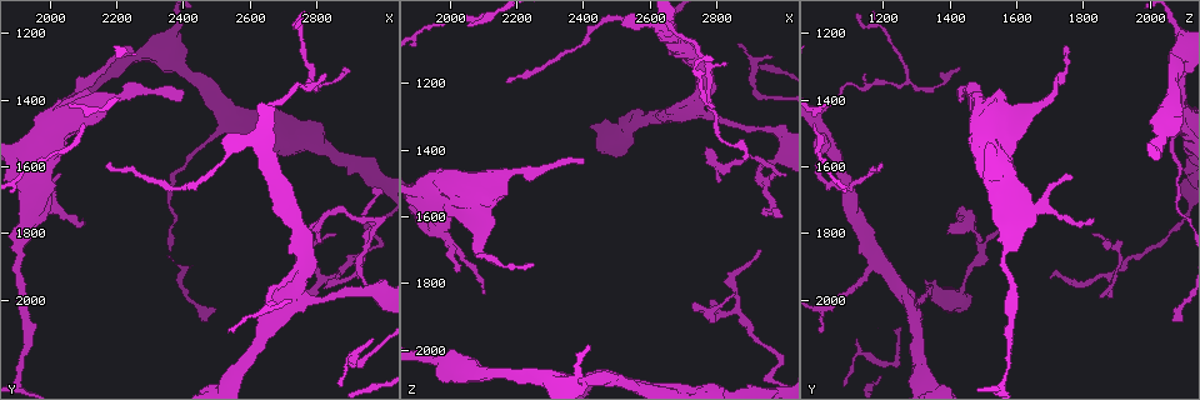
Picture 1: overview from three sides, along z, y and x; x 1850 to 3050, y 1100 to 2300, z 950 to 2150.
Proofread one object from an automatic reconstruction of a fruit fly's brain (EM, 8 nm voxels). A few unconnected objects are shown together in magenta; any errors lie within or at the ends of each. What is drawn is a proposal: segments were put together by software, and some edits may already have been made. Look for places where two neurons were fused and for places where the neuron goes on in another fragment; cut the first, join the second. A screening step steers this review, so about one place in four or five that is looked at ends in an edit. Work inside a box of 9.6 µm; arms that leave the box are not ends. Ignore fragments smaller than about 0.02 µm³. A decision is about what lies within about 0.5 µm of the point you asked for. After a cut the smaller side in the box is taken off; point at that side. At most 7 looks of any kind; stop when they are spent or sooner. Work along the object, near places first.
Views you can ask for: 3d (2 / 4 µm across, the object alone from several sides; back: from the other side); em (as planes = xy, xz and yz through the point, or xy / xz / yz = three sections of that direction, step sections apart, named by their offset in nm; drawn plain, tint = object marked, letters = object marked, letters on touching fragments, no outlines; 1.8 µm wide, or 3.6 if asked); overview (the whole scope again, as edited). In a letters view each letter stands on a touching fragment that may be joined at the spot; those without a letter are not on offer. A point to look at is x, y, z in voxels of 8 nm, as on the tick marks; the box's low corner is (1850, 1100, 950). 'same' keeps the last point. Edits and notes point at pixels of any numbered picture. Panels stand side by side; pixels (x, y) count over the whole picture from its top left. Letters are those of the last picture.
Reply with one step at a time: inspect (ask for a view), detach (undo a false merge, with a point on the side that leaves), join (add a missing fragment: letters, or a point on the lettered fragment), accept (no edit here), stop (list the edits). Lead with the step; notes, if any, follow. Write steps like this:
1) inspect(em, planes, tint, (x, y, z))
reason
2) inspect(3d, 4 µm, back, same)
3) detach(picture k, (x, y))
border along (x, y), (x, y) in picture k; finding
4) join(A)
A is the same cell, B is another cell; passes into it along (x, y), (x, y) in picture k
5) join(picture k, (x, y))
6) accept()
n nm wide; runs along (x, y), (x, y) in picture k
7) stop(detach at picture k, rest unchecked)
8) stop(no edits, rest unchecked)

inspect(em, xz, step 8, letters, (2510, 1410, 2090))
arms part here

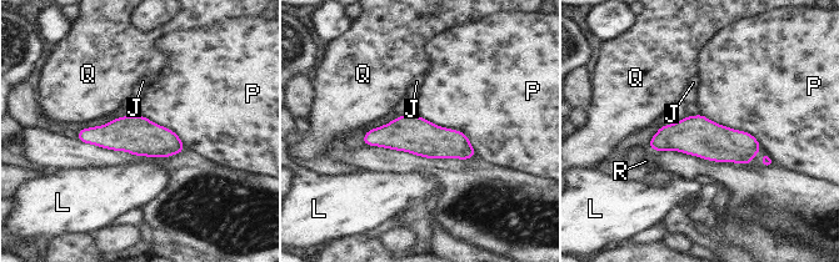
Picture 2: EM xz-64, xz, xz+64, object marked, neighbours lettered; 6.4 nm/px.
accept()
J, L, P, Q and R are other cells; one neuron here

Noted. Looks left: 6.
inspect(3d, 2 µm, back, (2410, 1390, 1430))
long arm stops here

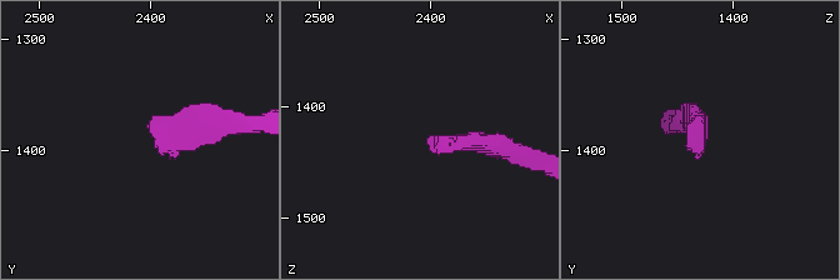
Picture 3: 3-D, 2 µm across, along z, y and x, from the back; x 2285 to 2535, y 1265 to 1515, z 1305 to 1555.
inspect(em, planes, plain, (2400, 1392, 1440))

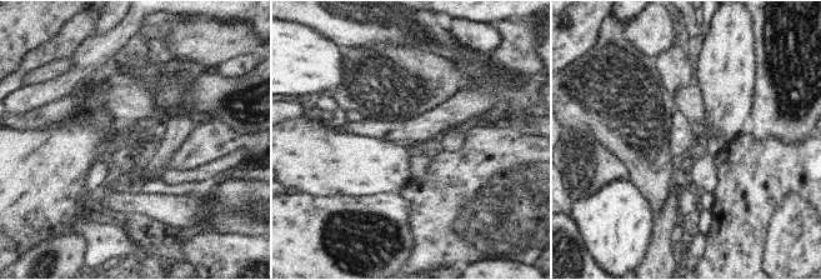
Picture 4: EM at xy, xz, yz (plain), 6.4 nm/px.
inspect(em, planes, letters, same)

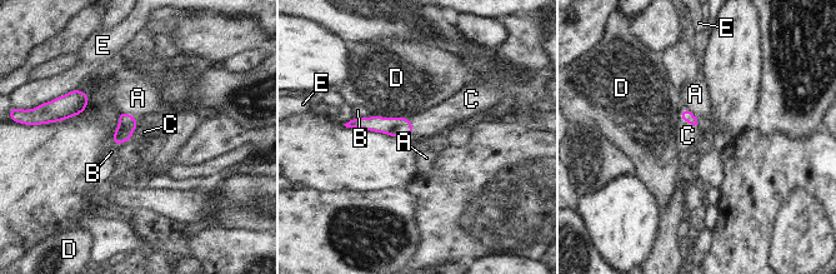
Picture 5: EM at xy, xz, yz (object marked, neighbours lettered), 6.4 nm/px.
join(picture 5, (447, 113))
C is the same cell, A, B, D and E are other cells; passes into it along (396, 126), (413, 128), (447, 113) in picture 5; it goes on there

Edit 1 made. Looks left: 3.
inspect(overview)

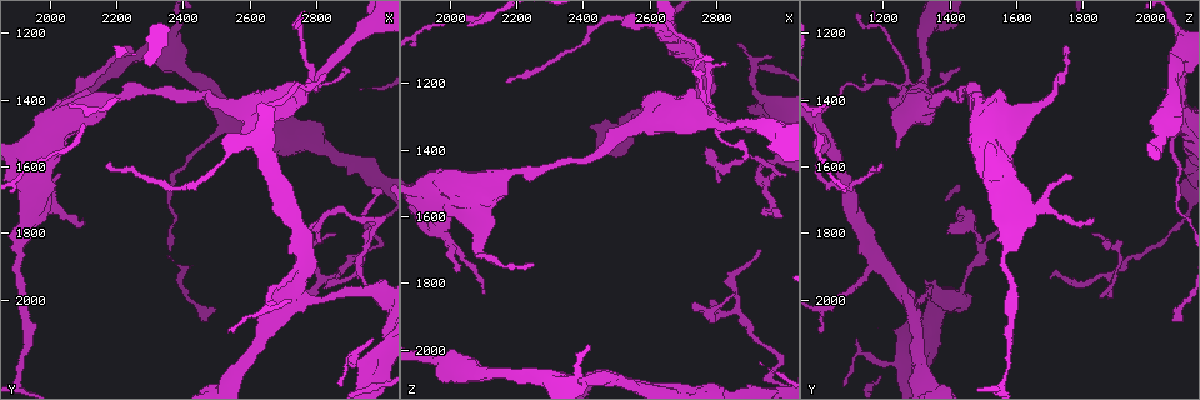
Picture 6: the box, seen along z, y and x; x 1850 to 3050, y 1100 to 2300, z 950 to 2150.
inspect(3d, 2 µm, (2100, 1760, 1830))
tapers out

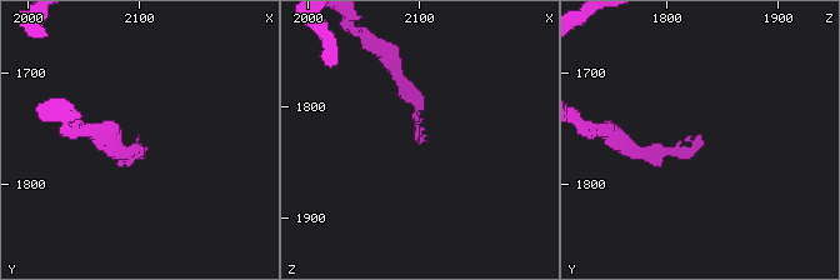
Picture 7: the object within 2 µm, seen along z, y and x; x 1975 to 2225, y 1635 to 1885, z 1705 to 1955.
inspect(em, planes, letters, (2098, 1756, 1830))
need the tissue

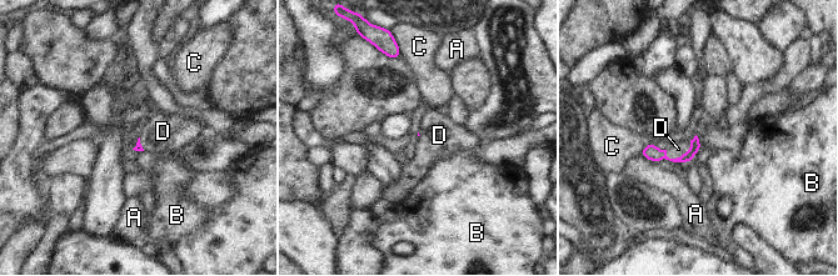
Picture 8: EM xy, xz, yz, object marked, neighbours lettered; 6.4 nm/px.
join(picture 8, (678, 149))
D is the same cell, A, B and C are other cells; passes into it along (651, 151), (682, 155), (678, 149) in picture 8; the neuron continues

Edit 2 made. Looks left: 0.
stop(join at picture 5, join at picture 8, rest unchecked)

